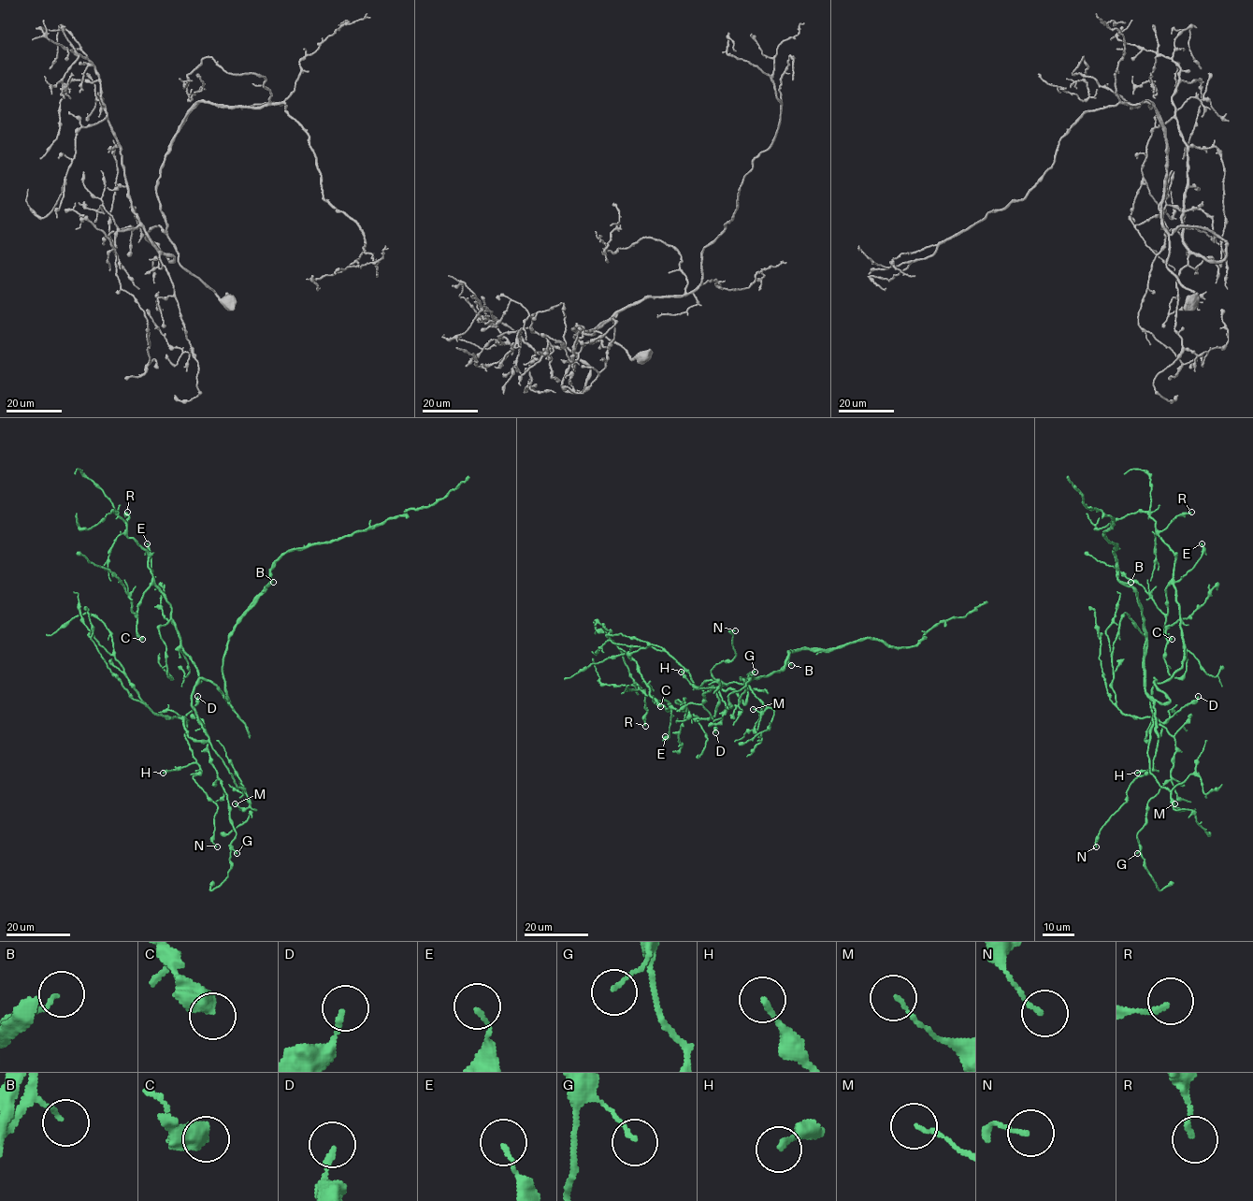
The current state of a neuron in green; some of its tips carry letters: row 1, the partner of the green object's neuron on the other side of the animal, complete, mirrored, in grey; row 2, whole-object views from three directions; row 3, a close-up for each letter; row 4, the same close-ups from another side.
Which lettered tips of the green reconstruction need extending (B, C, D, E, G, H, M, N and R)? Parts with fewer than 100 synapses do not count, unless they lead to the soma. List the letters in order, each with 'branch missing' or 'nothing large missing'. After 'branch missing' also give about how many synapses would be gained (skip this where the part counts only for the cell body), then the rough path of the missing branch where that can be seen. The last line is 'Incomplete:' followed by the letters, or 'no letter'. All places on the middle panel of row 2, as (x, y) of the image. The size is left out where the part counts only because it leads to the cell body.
B: nothing large missing
C: nothing large missing
D: nothing large missing
E: nothing large missing
G: nothing large missing
H: nothing large missing
M: nothing large missing
N: nothing large missing
R: nothing large missing
Incomplete: no letter

